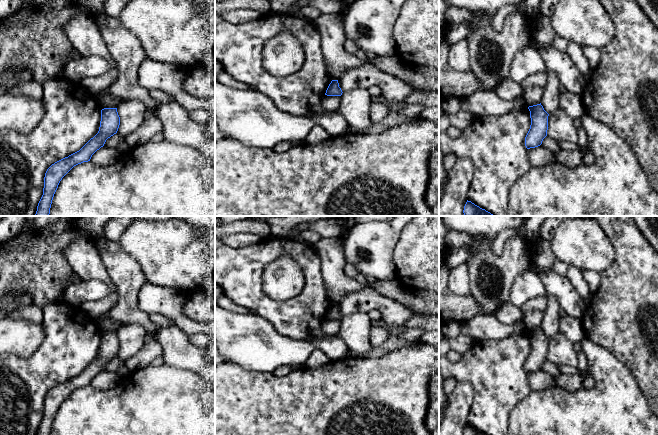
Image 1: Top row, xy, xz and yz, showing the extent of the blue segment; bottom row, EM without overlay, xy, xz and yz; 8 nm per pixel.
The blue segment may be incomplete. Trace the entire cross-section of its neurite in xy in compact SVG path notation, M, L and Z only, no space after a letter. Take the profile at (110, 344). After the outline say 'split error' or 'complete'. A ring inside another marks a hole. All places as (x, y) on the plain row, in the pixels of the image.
M117 332L101 334L101 345L98 357L79 375L52 388L44 401L43 419L37 435L50 435L54 418L62 402L76 389L90 385L92 379L104 370L106 364L117 357L120 341Z | complete

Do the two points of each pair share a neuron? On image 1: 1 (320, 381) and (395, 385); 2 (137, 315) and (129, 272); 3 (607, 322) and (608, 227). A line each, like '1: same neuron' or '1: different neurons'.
1: same neuron
2: same neuron
3: same neuron

